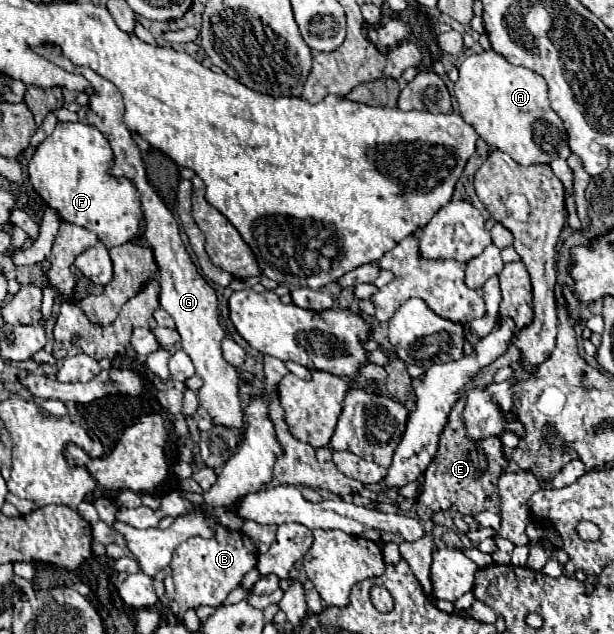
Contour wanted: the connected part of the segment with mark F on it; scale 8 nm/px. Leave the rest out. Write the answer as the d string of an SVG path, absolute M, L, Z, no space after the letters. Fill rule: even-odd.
M79 121L57 123L55 131L35 149L35 155L29 161L29 177L39 197L49 207L57 209L63 221L81 225L93 231L107 247L115 247L131 241L139 231L141 203L139 193L129 179L109 175L111 165L111 145L97 127ZM111 201L117 203L117 209L111 209Z

